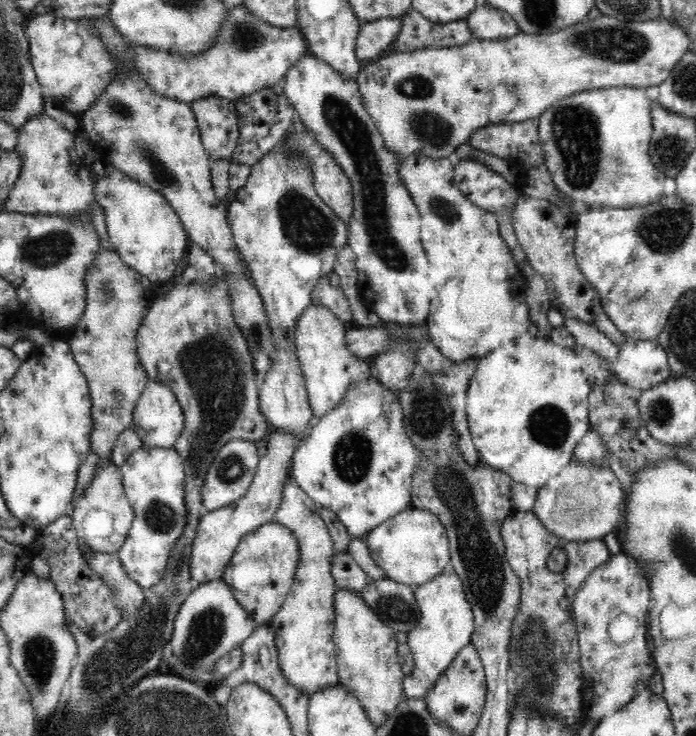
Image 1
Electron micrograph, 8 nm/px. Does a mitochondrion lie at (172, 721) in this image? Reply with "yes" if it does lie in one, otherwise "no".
yes

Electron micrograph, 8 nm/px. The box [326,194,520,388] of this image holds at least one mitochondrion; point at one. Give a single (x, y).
(446, 212)

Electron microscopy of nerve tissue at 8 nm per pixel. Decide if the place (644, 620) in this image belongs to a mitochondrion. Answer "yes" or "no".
no

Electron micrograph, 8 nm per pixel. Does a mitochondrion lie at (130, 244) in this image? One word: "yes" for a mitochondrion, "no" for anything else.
no

